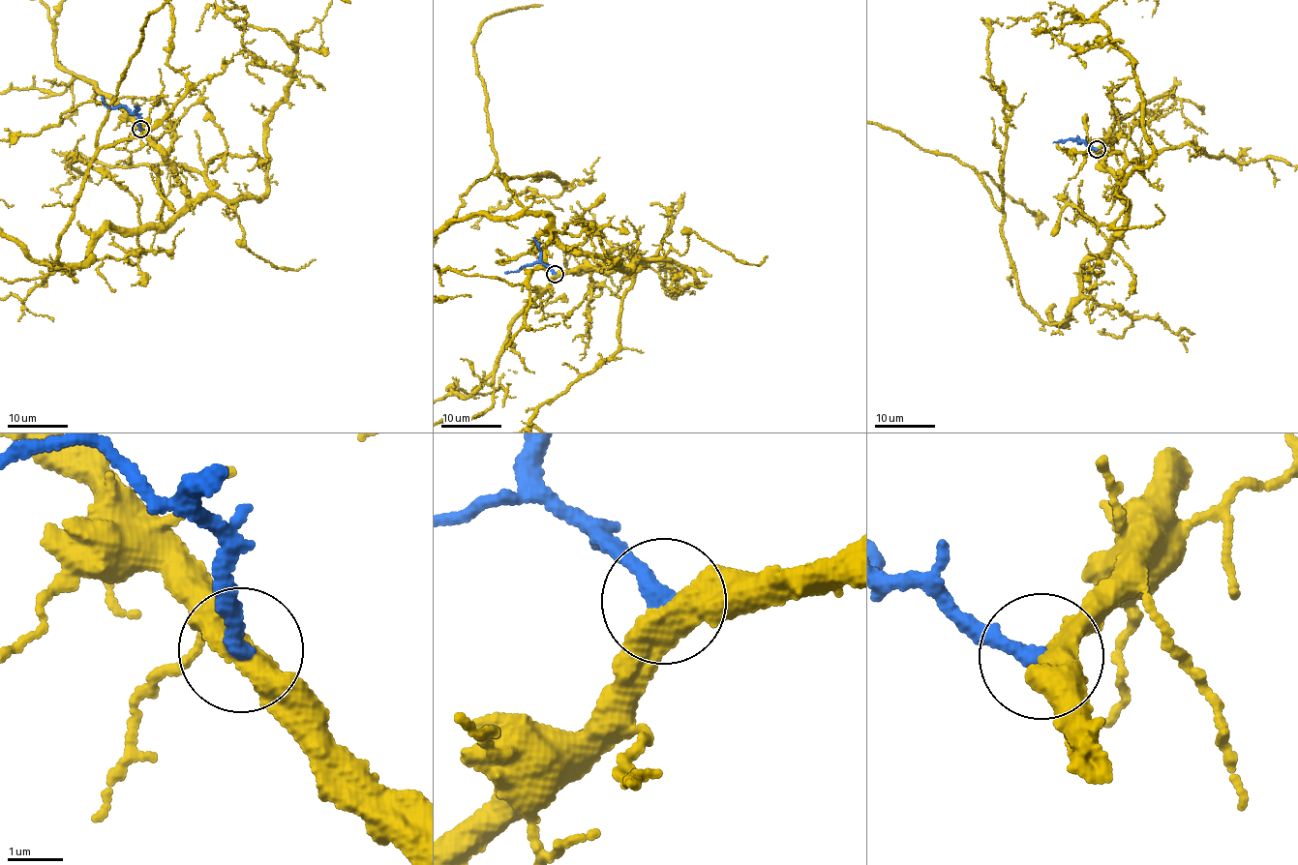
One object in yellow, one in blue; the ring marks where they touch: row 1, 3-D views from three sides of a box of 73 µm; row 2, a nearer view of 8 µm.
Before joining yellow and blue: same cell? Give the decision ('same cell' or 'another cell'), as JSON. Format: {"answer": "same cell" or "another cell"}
{"answer": "same cell"}

